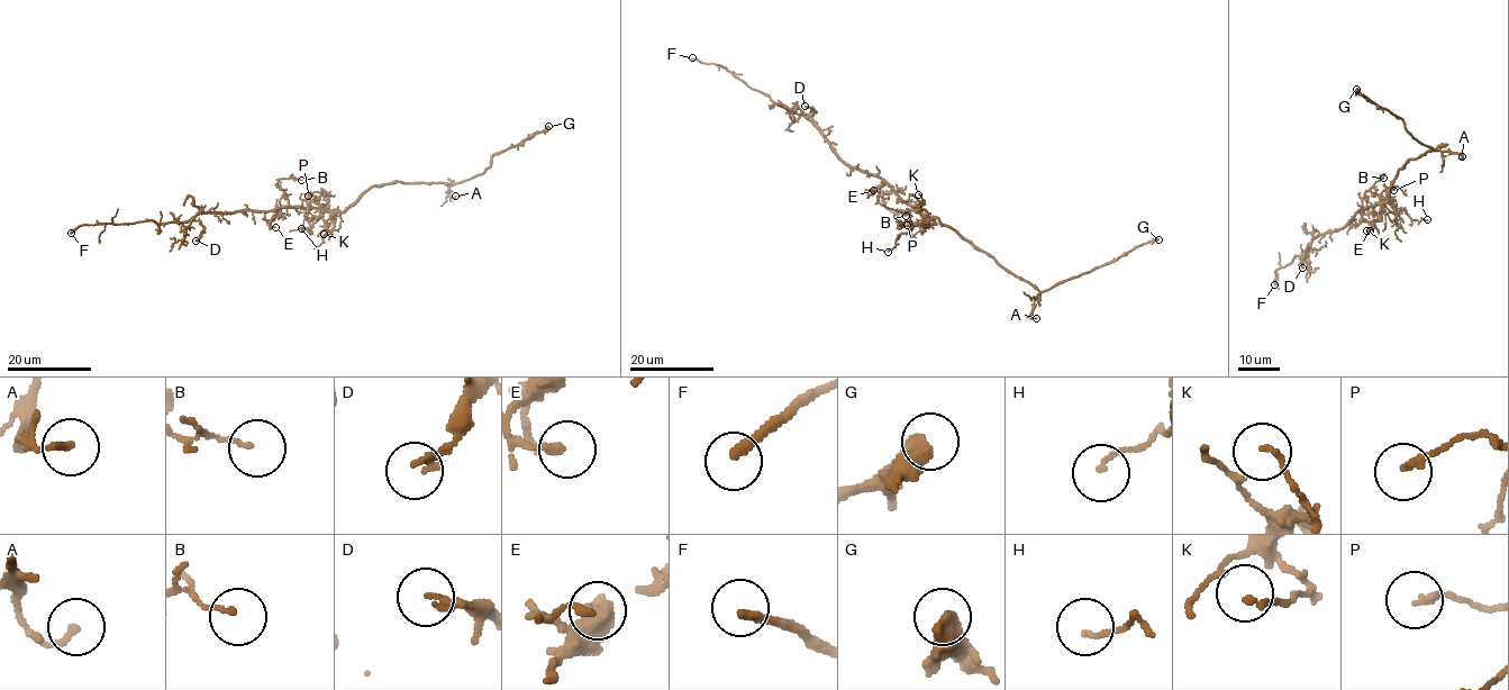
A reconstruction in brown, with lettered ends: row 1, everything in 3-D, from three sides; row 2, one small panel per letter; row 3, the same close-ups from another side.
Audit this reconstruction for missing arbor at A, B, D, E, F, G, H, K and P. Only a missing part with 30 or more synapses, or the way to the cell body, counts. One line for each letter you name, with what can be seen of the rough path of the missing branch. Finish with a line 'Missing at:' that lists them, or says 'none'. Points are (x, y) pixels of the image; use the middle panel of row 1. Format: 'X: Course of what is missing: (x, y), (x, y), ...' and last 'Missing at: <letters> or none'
G: Course of what is missing: (1158, 239), (1175, 224), (1181, 223), (1180, 226)
Missing at: F, G

